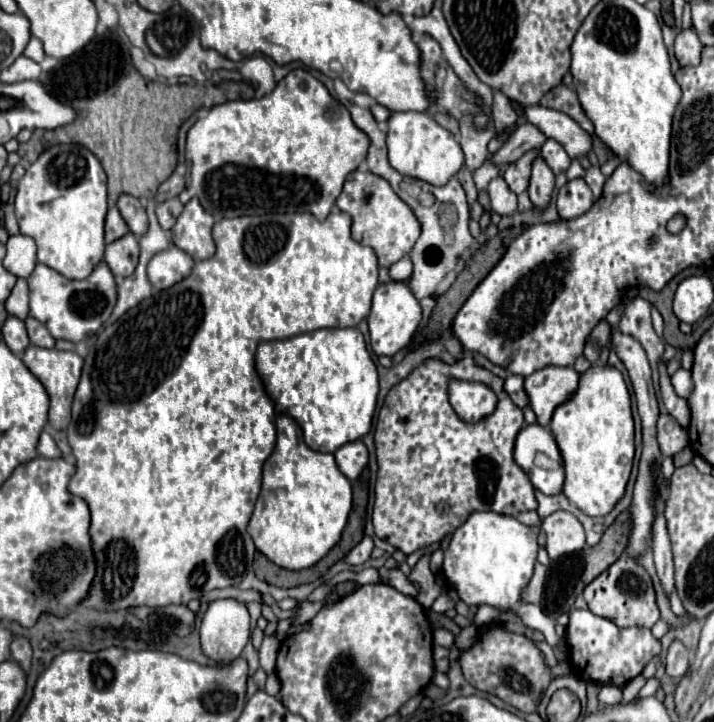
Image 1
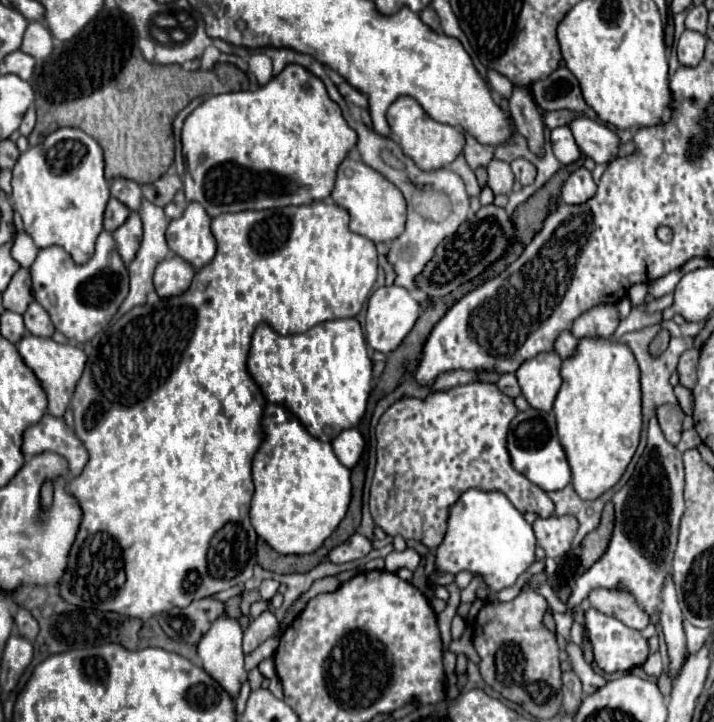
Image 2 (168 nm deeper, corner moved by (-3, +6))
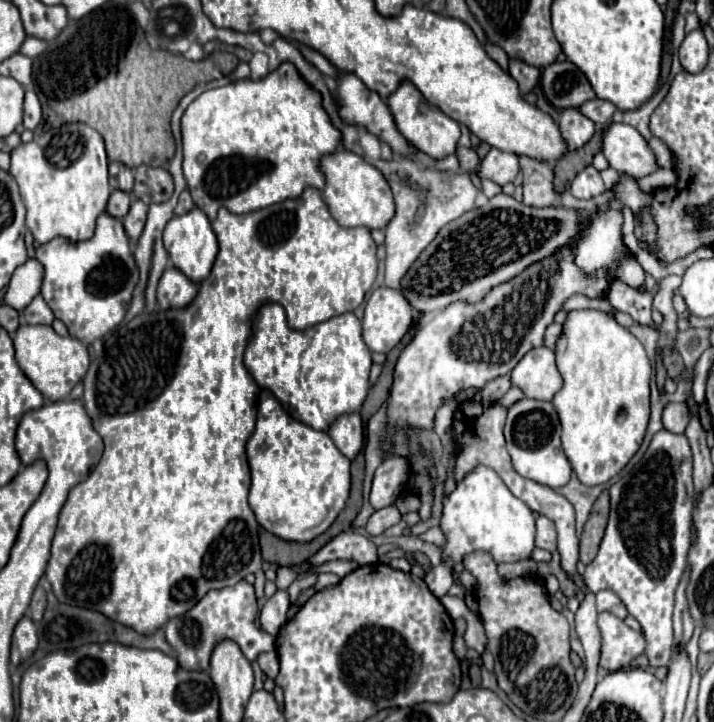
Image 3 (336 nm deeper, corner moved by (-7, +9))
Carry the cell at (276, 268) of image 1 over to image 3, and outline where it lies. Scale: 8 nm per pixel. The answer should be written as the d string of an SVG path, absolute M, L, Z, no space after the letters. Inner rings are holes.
M306 188L306 192L296 200L286 200L274 204L270 208L262 208L248 214L232 214L226 208L220 208L212 228L218 236L218 256L212 266L212 272L206 280L200 282L200 290L196 298L184 308L168 308L160 312L142 312L128 324L120 324L102 340L102 352L92 360L86 376L84 376L84 408L92 420L94 430L104 440L104 452L96 468L90 476L74 486L68 494L68 500L60 512L56 536L52 540L52 556L46 568L46 578L52 584L54 596L70 606L92 608L102 612L104 616L134 628L140 634L152 634L162 624L166 624L174 616L182 616L188 612L206 592L220 590L226 586L234 586L236 582L244 580L246 574L256 574L262 568L262 556L258 546L258 522L254 518L252 508L248 506L248 490L250 490L250 466L246 460L246 444L254 432L256 414L258 414L258 384L244 368L244 348L252 338L252 320L256 312L266 302L278 302L284 306L288 324L292 330L306 330L314 324L320 324L332 316L354 312L366 292L372 288L376 280L378 260L376 260L376 244L370 236L368 228L342 228L332 218L320 190Z

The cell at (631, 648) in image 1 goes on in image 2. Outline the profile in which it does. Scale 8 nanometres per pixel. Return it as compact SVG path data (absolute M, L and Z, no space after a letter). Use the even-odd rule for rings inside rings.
M588 609L586 611L586 627L590 631L590 641L592 641L592 649L594 649L594 659L596 665L604 671L604 673L616 673L616 671L630 671L632 667L638 667L646 661L650 649L648 649L648 641L642 637L640 631L626 627L624 623L620 623L614 617L608 617L596 609Z

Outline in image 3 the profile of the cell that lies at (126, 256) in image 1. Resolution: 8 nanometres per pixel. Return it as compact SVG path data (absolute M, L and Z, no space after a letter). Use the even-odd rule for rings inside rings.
M134 200L132 206L130 206L130 212L122 220L124 230L126 230L126 234L128 234L128 238L130 238L132 244L138 242L138 238L140 238L140 234L144 230L146 212L148 212L148 206L142 200Z

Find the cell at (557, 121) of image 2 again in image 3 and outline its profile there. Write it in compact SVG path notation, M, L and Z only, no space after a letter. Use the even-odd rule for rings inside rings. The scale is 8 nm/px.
M594 98L594 100L588 100L586 104L582 104L578 110L580 110L586 118L594 120L596 128L600 130L602 126L606 126L606 124L610 122L610 118L612 118L616 106L614 106L612 102L606 102L606 100L598 100L598 98Z

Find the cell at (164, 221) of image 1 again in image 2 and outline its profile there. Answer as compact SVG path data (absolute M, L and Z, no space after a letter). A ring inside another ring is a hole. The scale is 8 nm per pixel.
M178 191L176 197L164 207L164 211L166 211L166 215L168 215L170 219L178 219L178 217L184 213L186 205L188 205L188 203L186 203L186 199L184 199L184 193Z

